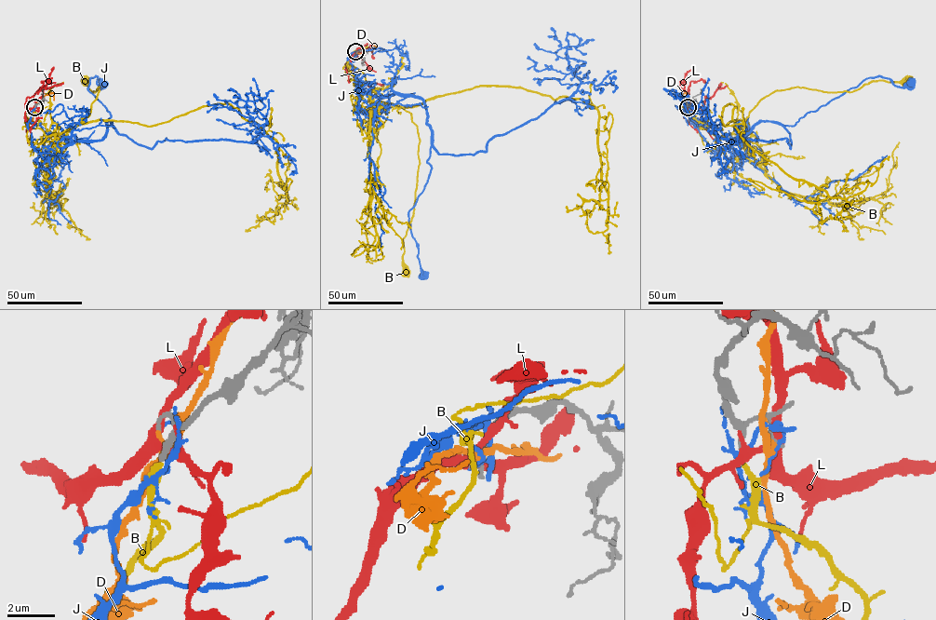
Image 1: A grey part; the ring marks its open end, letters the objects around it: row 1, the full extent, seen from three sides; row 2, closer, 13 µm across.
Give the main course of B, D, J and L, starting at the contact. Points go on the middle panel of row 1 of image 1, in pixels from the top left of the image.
B: (355, 51), (349, 62), (364, 74), (379, 100), (402, 107), (417, 127), (414, 211), (403, 239), (407, 273)
D: (355, 53), (372, 49), (374, 46)
J: (355, 54), (348, 60), (361, 82), (383, 95), (423, 102), (431, 168), (408, 215), (423, 276)
L: (355, 53), (346, 65), (350, 74), (360, 83), (383, 85)

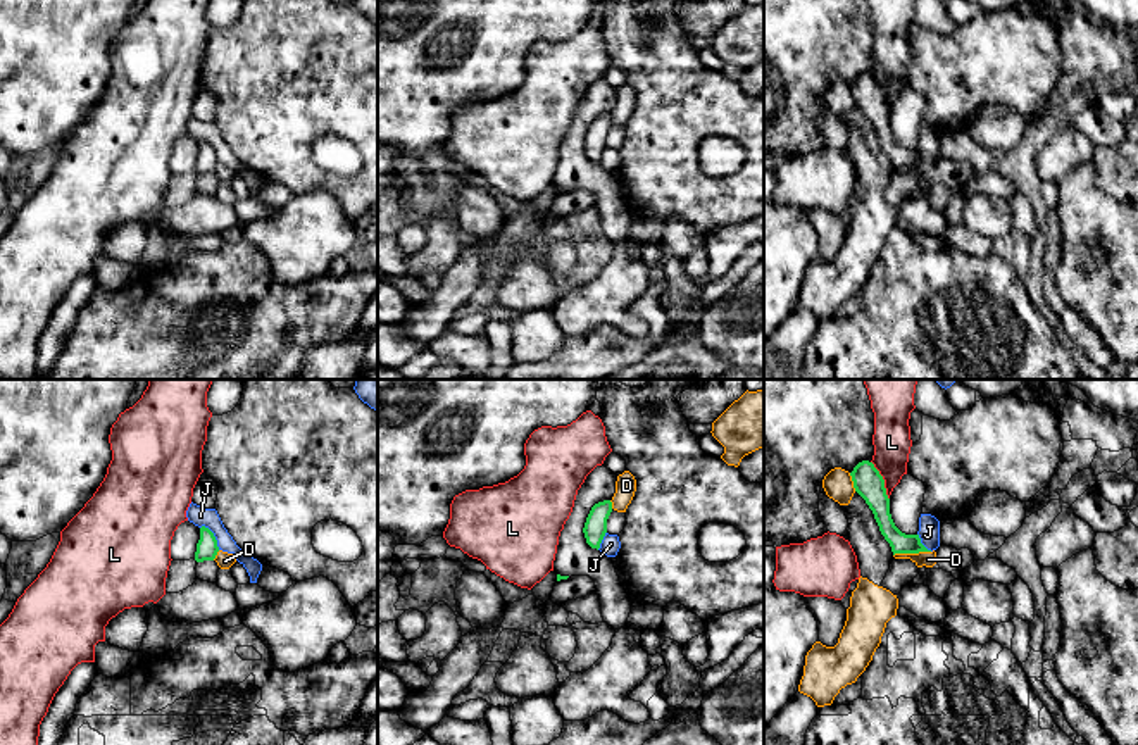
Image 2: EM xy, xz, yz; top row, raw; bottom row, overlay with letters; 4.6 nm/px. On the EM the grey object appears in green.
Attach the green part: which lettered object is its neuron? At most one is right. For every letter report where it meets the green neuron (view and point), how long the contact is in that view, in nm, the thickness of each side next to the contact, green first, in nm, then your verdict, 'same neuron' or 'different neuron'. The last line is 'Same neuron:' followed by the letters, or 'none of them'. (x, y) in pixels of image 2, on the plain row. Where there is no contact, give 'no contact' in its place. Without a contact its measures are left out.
B: no contact | same neuron
D: yz (911, 166) | 180 nm | 100/70 nm | different neuron
J: xy (214, 150) | 150 nm | 100/90 nm | different neuron
L: yz (883, 93) | 200 nm | 140/180 nm | different neuron
Same neuron: B

